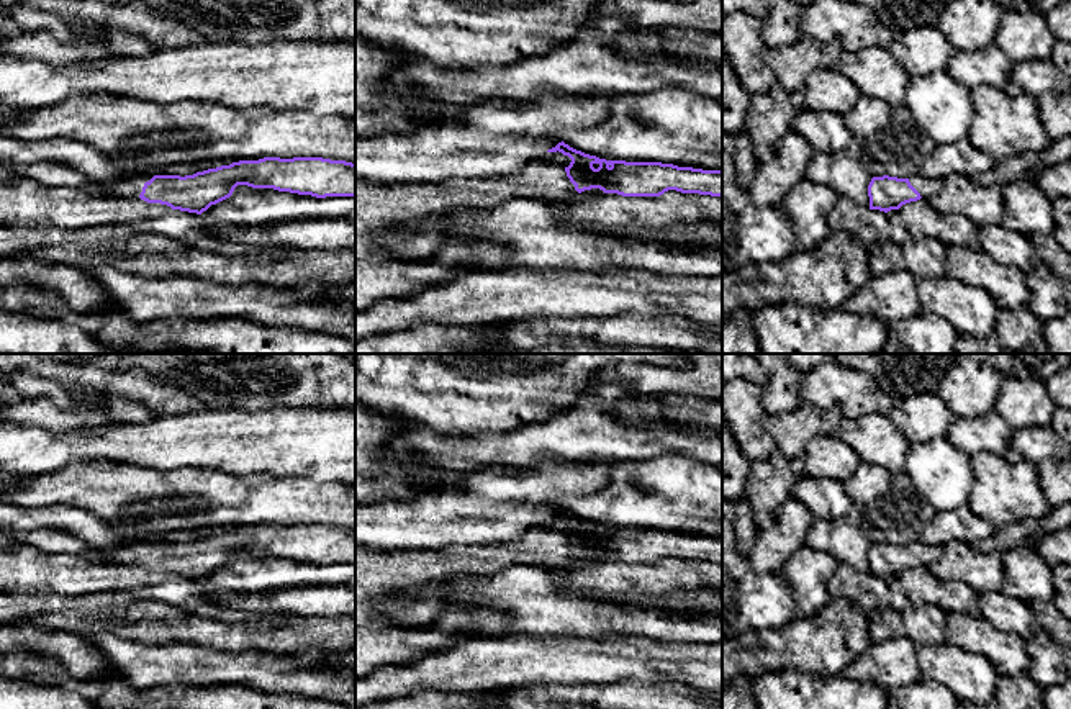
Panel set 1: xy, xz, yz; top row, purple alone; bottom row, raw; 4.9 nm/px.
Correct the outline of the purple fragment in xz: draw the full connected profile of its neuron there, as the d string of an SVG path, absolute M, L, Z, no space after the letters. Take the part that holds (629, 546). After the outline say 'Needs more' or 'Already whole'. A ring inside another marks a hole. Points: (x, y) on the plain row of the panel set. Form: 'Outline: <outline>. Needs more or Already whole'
Outline: M563 508L558 509L555 514L549 516L547 519L557 517L572 526L570 532L565 534L565 539L578 560L591 555L599 555L604 560L617 560L622 563L660 563L668 557L676 557L681 560L722 563L722 537L678 534L673 531L662 529L606 527L576 517Z. Already whole

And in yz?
Outline: M920 540L909 545L873 544L868 552L870 576L891 578L920 565L932 565L943 555L943 547L932 547Z. Needs more

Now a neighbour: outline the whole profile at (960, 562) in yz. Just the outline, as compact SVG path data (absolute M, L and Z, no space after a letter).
M963 542L943 547L942 558L929 565L929 570L940 581L966 583L976 593L1002 591L1004 585L1002 553L997 550L978 552Z

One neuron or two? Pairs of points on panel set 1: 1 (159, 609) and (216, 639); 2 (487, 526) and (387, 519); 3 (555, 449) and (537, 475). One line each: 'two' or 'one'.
1: one
2: one
3: two

